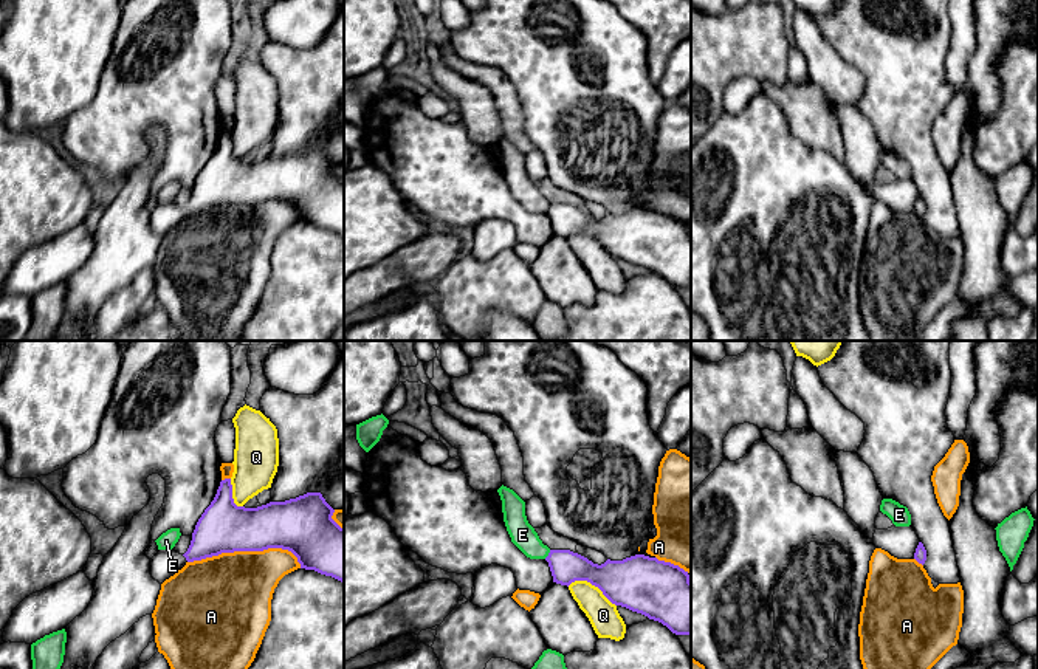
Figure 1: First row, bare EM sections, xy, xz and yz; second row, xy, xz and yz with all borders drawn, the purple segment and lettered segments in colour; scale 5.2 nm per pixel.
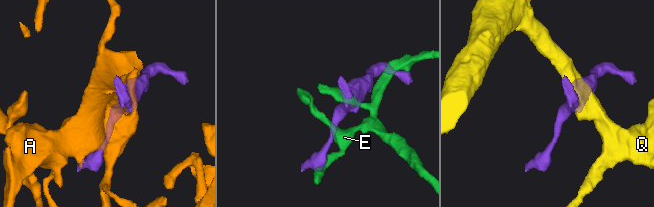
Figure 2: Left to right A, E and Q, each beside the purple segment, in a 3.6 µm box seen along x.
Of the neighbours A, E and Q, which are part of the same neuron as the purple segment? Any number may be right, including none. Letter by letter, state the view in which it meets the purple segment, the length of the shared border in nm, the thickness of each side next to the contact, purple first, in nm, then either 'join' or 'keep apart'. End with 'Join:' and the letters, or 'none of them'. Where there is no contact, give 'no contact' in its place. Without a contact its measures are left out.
A: xy | 600 nm | 260/440 nm | keep apart
E: xz | 60 nm | 170/130 nm | keep apart
Q: xz | 280 nm | 280/160 nm | keep apart
Join: none of them

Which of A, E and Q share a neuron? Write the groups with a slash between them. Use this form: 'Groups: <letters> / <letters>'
Groups: A / E / Q

